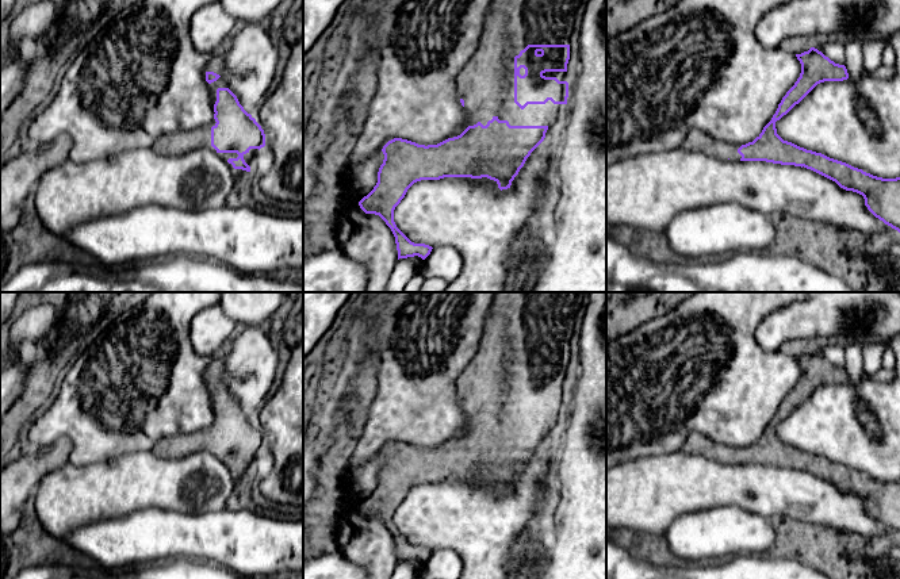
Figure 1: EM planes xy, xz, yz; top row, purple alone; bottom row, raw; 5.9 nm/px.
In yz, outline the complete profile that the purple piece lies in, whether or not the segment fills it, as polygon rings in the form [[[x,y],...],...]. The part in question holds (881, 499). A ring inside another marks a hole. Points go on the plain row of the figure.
[[[815,350],[796,357],[796,360],[801,367],[800,380],[782,400],[771,423],[752,445],[742,449],[729,448],[711,441],[700,433],[692,433],[681,450],[701,455],[723,464],[729,461],[732,464],[766,464],[804,469],[835,484],[846,494],[862,498],[868,513],[900,536],[900,480],[873,479],[846,465],[784,444],[777,437],[775,425],[798,407],[817,387],[849,381],[845,368],[835,367]]]

